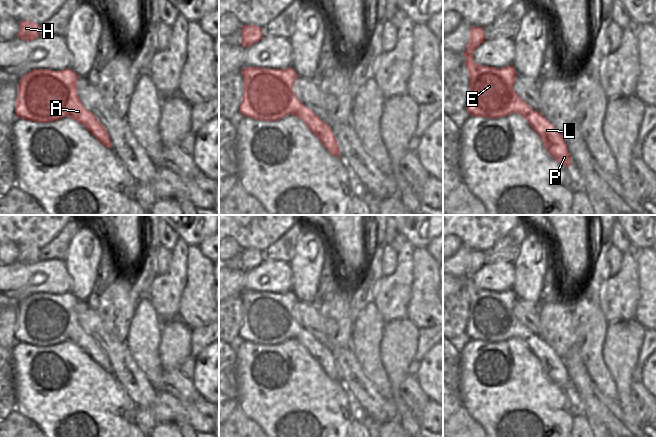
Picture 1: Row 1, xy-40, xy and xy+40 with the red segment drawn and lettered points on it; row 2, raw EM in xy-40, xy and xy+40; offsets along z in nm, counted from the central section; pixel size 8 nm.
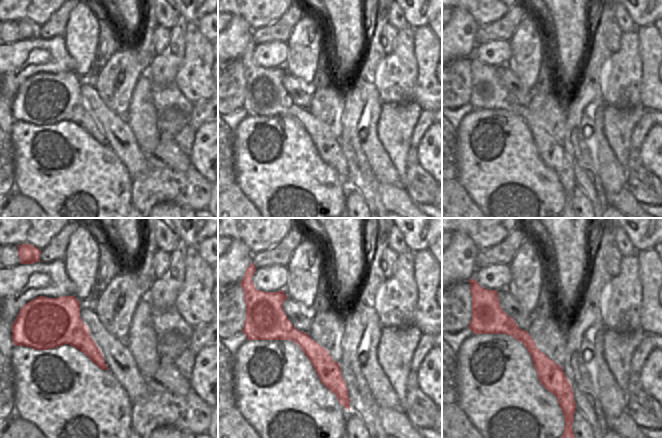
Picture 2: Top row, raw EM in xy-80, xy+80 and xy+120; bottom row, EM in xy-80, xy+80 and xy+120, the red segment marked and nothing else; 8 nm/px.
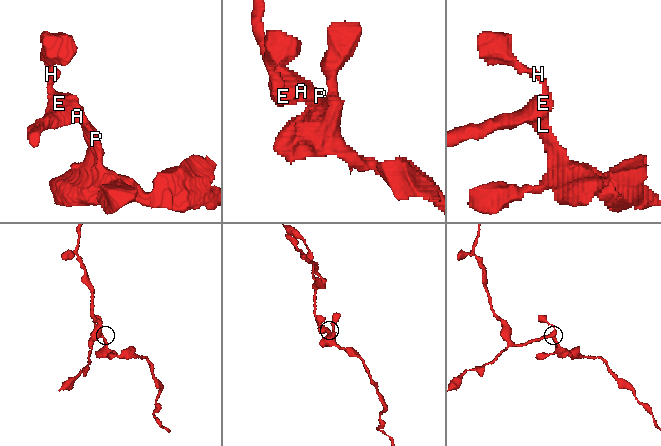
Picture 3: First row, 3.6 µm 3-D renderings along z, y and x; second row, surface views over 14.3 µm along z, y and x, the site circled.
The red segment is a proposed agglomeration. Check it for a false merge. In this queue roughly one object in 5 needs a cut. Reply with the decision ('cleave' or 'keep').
keep

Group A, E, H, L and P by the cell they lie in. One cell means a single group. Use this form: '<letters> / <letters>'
A E H L P

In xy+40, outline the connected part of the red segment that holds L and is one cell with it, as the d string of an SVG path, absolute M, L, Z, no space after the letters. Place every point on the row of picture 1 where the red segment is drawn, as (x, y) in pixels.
M471 26L469 32L469 42L465 46L465 66L469 74L469 94L465 109L474 117L486 117L488 119L498 119L506 117L512 113L518 113L541 138L543 146L549 155L566 167L571 167L571 156L567 150L567 144L563 135L539 112L534 111L514 90L513 84L517 72L513 65L502 67L486 67L473 60L473 52L485 41L483 27Z

